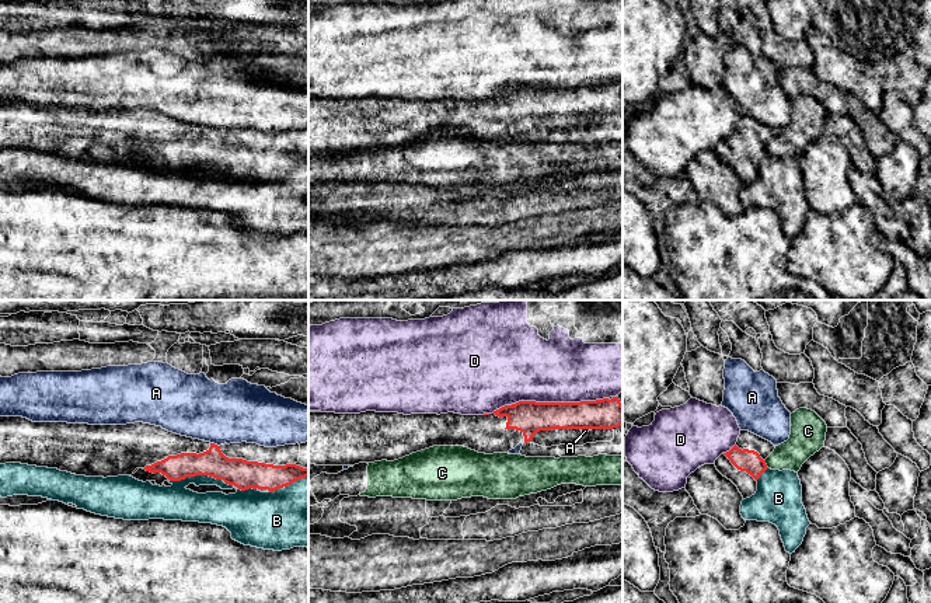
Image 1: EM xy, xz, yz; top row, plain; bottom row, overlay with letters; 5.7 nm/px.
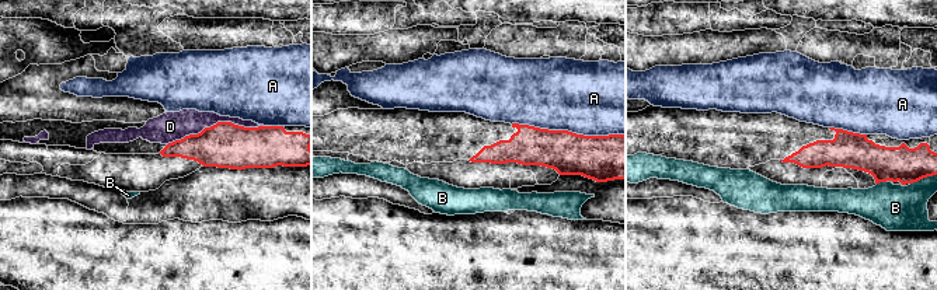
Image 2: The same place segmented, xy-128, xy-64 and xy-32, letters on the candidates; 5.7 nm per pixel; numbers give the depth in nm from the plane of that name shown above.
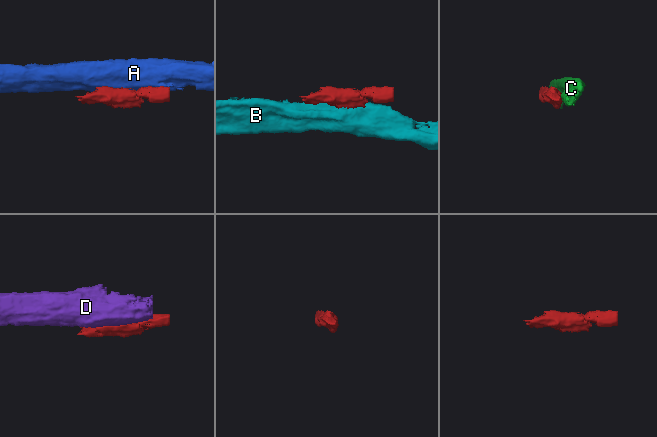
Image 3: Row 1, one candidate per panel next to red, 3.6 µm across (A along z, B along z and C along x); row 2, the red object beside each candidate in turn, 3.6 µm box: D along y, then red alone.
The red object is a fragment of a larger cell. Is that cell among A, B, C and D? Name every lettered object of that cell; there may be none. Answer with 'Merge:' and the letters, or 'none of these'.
Merge: none of these

